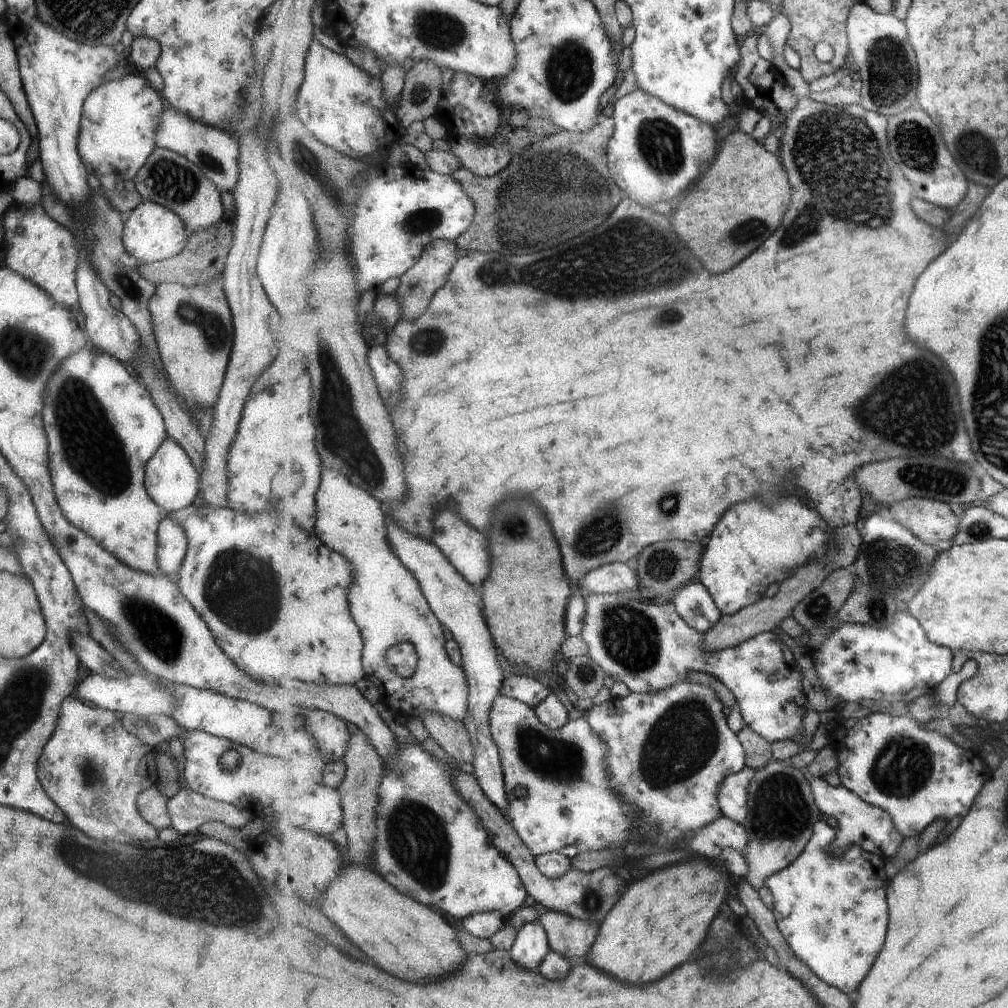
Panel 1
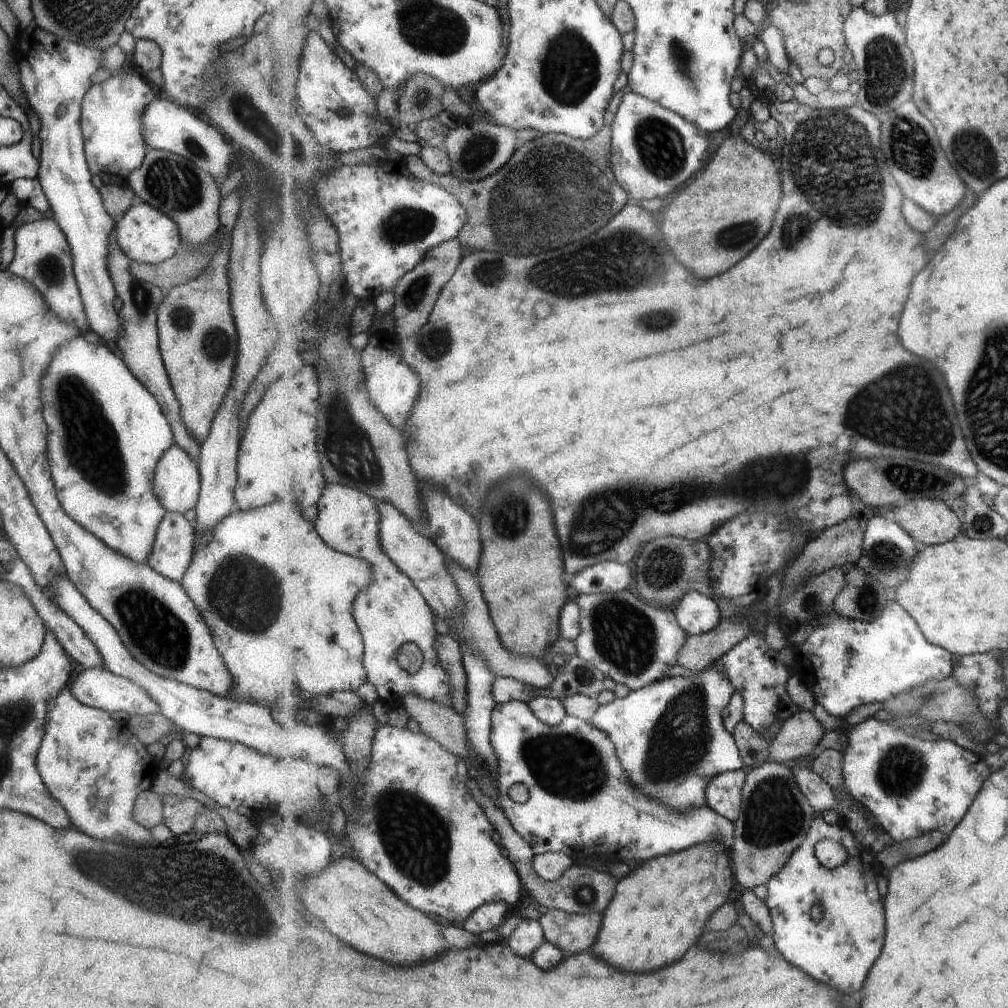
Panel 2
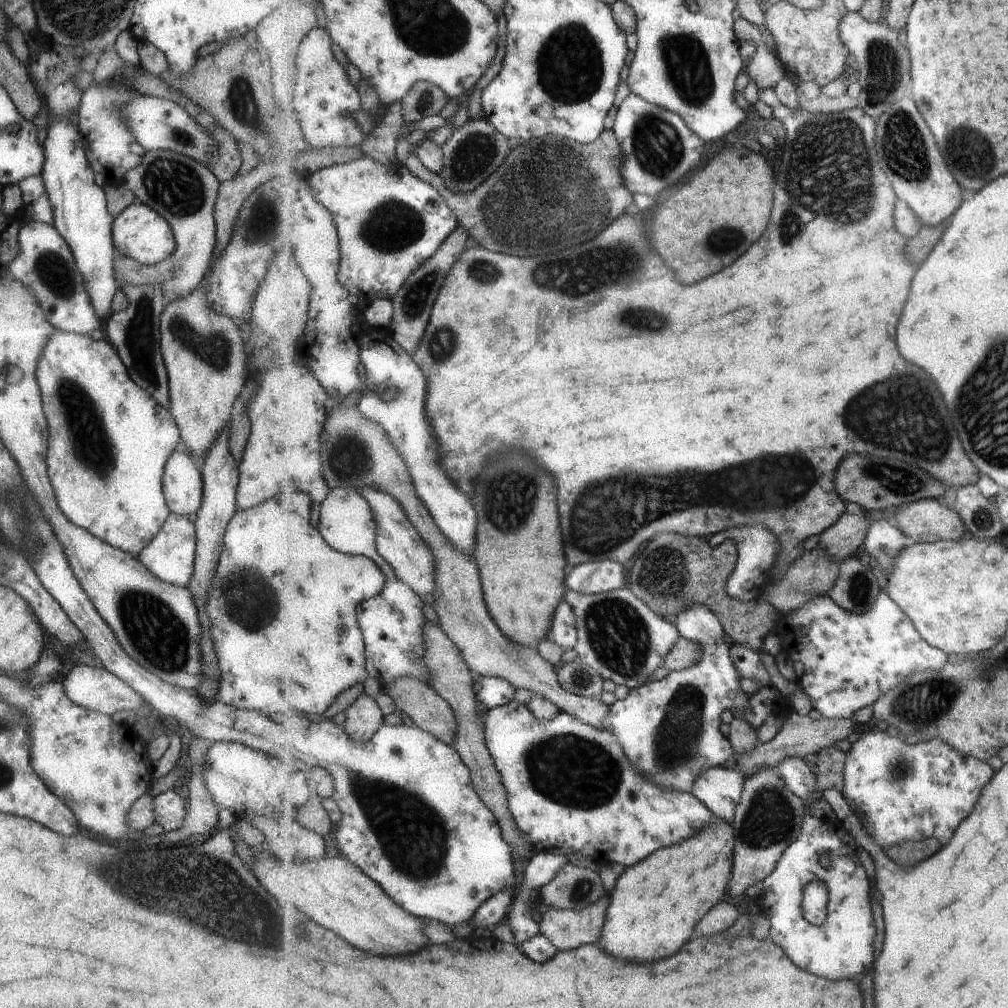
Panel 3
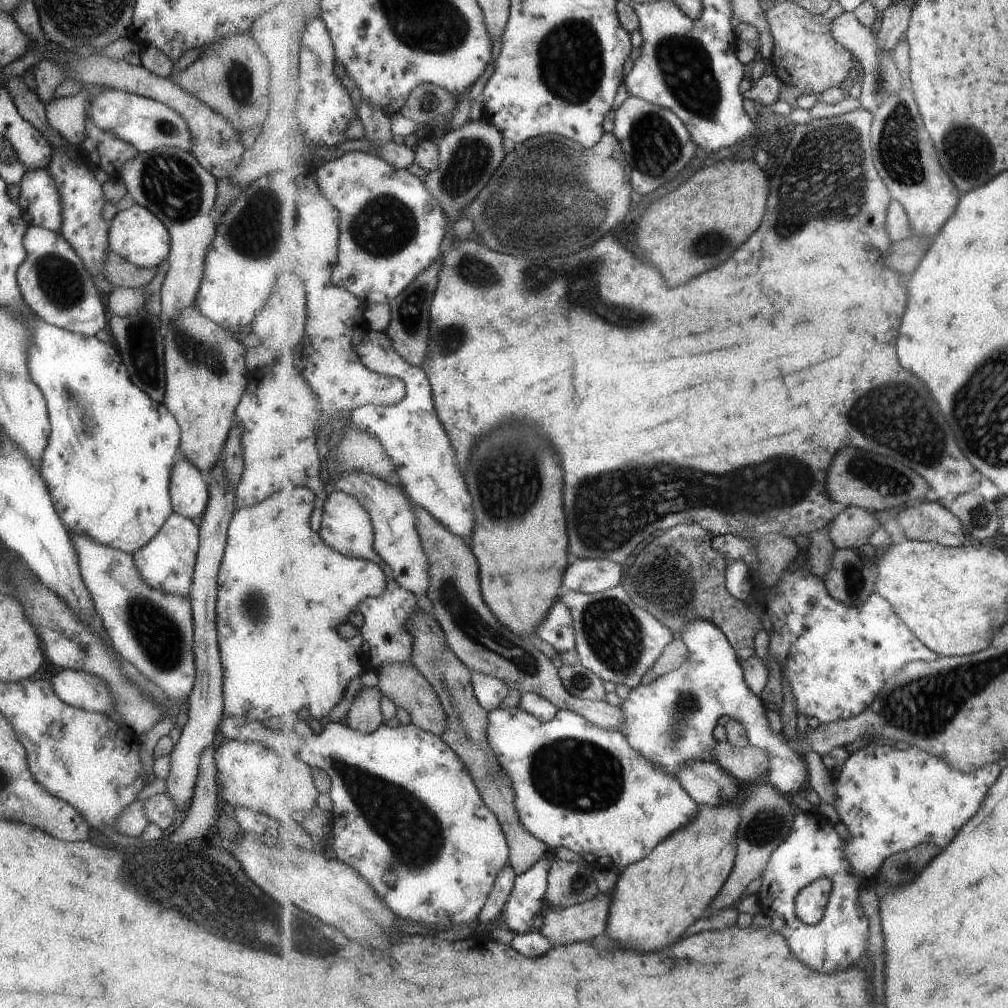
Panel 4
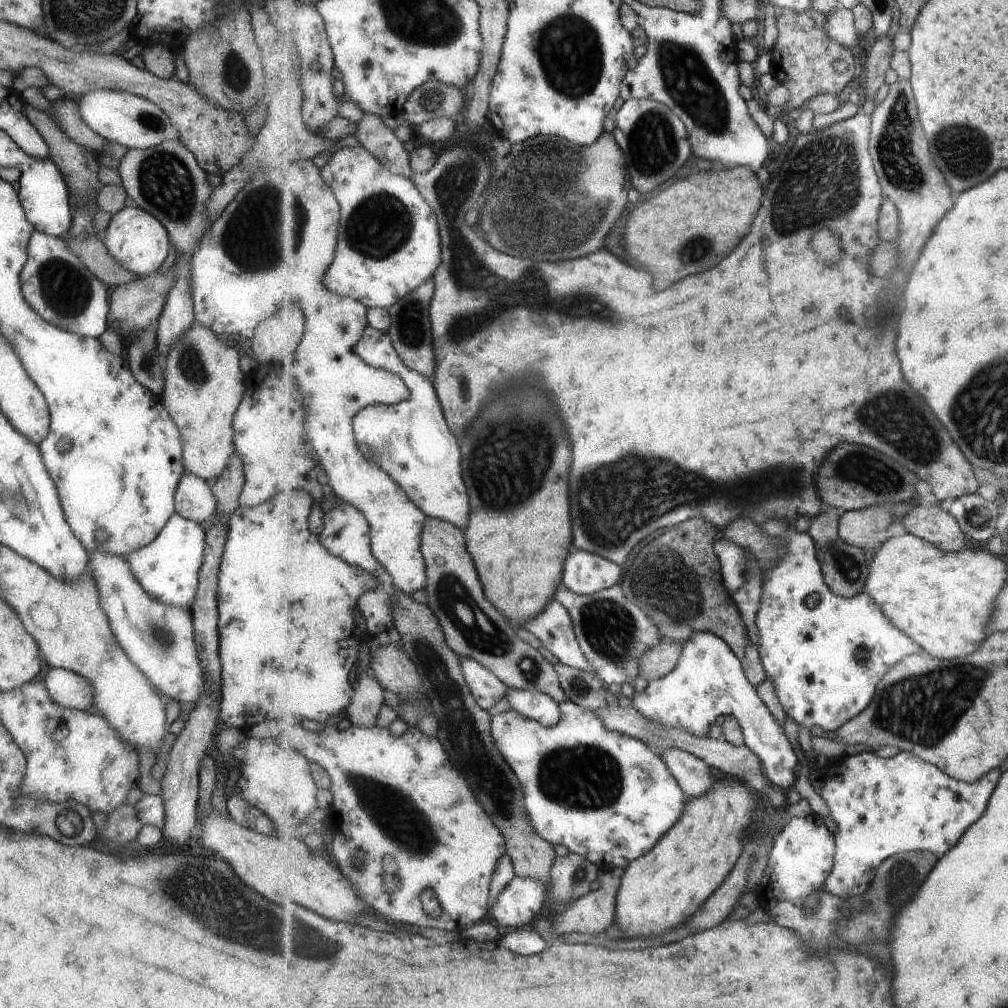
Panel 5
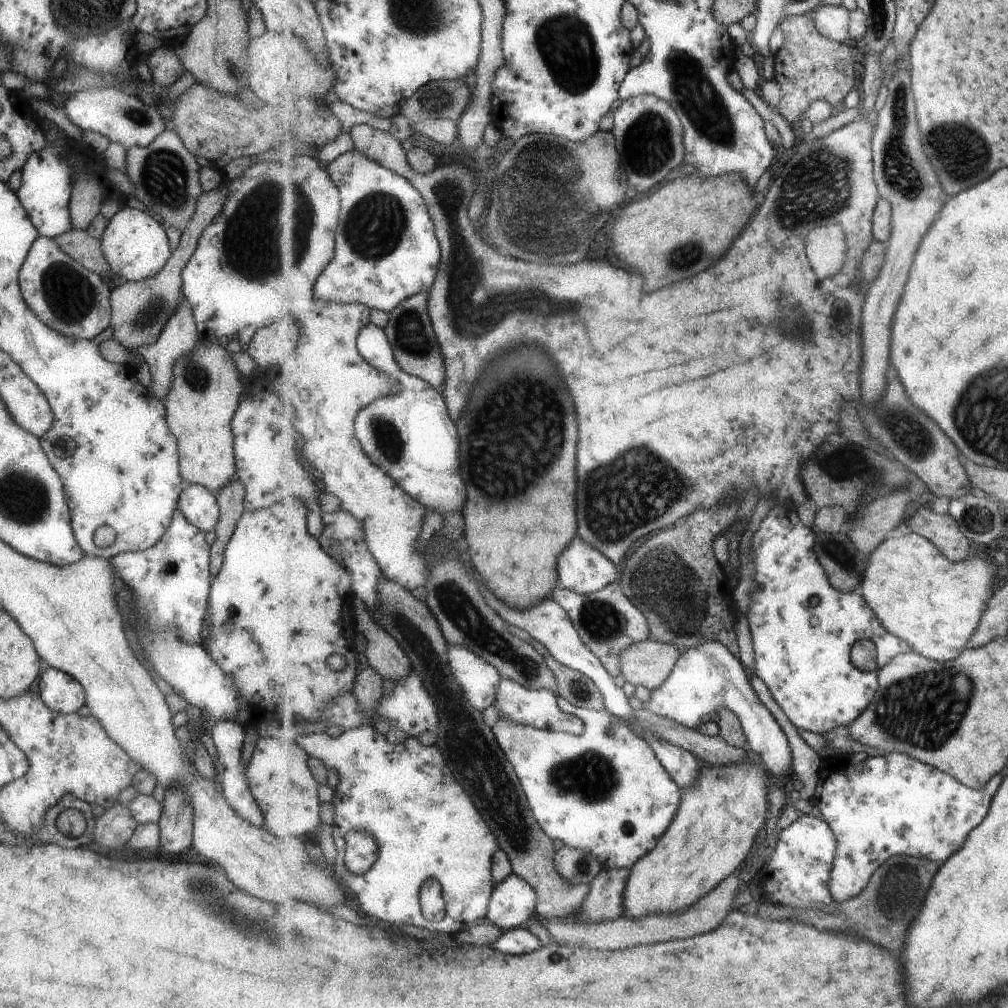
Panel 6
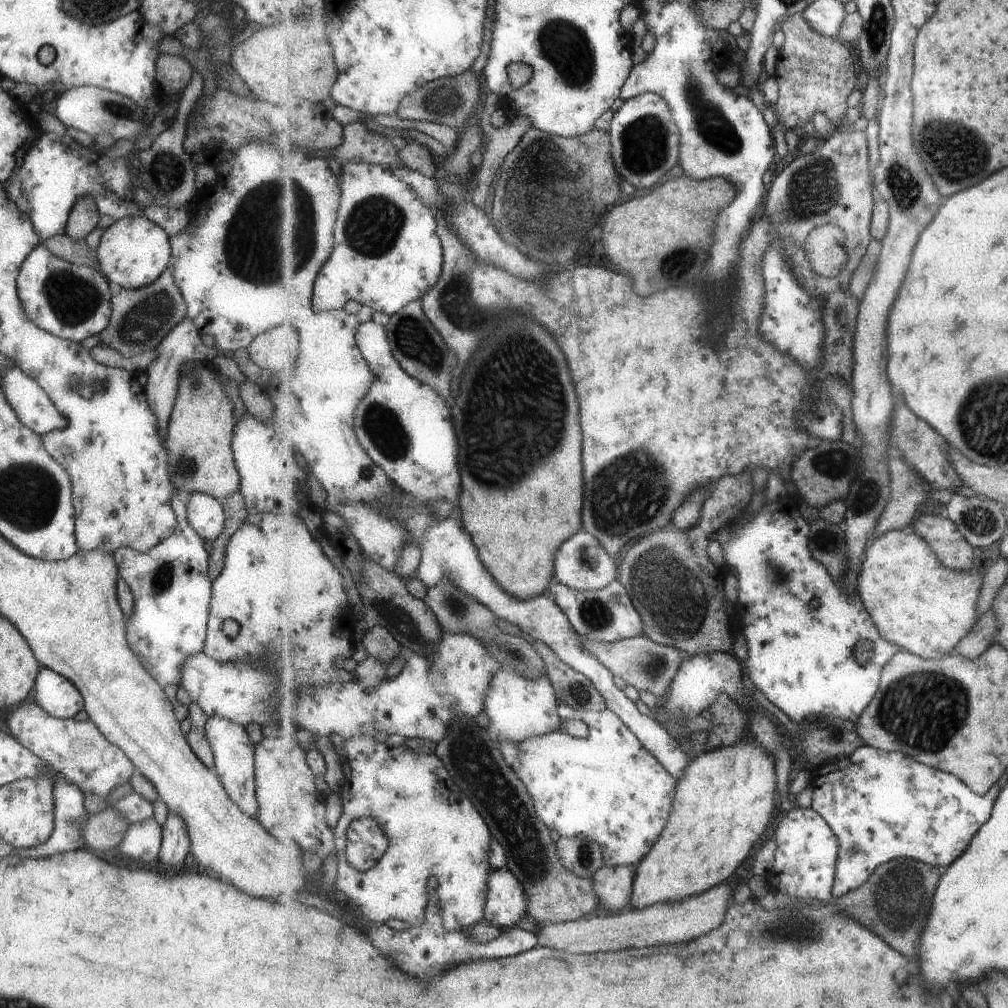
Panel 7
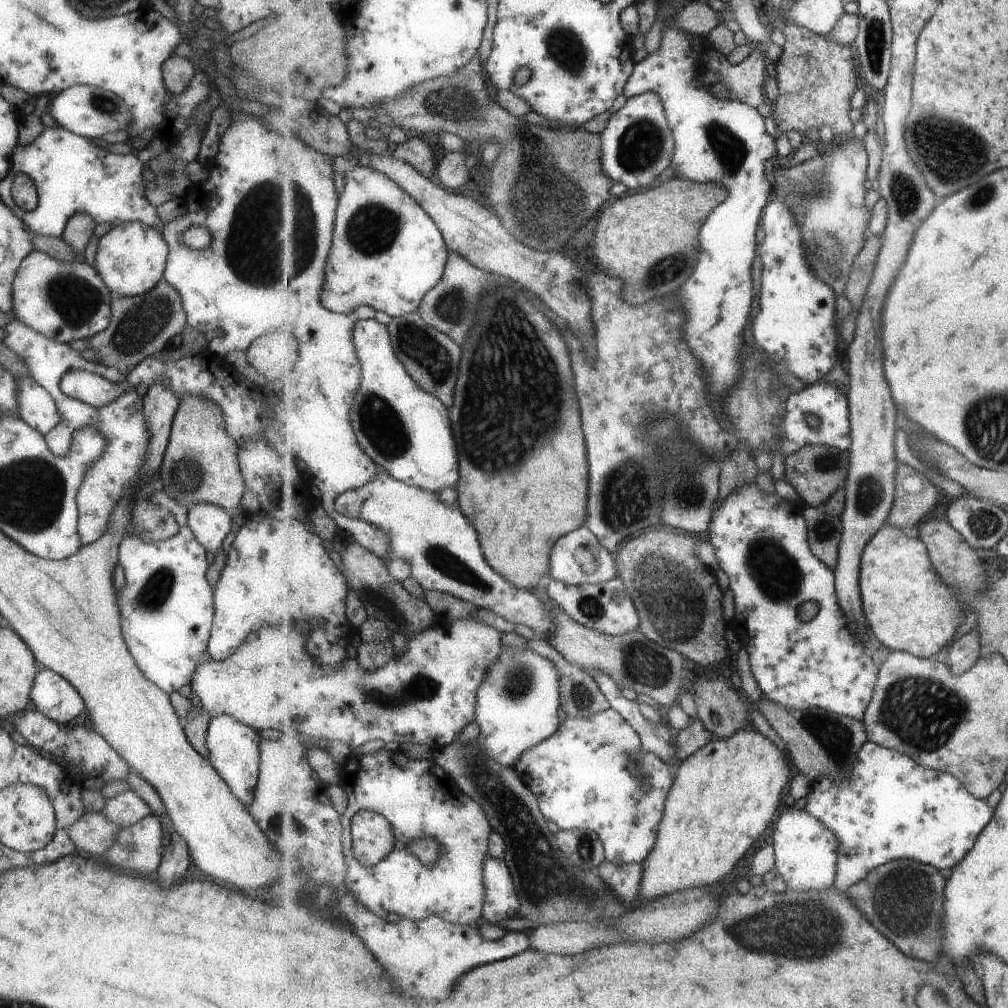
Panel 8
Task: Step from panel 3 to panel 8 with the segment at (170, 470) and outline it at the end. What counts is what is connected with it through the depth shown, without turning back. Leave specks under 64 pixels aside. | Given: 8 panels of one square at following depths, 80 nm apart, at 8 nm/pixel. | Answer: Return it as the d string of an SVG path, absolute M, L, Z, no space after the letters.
M195 503L187 510L186 518L195 540L207 552L218 553L221 541L230 531L230 513L211 503Z

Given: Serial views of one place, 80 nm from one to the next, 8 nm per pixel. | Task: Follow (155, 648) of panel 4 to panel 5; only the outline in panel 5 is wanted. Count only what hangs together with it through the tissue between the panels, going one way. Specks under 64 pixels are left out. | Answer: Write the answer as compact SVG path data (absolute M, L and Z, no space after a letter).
M98 550L86 553L86 570L97 587L101 610L114 640L131 664L145 675L164 699L195 702L203 692L204 669L198 661L191 615L183 607L174 607L150 597L134 579L129 563L122 555Z

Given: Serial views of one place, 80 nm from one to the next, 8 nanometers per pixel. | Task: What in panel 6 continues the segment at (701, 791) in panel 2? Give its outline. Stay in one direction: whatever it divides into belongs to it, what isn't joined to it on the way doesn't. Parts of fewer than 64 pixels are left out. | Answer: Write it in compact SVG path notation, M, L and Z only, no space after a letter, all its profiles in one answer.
M701 641L700 645L682 650L682 655L677 661L676 668L671 676L664 682L659 689L650 691L650 699L643 702L643 709L656 715L673 719L675 722L688 726L689 728L701 730L701 726L711 720L713 714L719 714L723 709L732 710L742 722L750 748L759 754L770 776L775 778L785 778L794 765L793 751L788 735L782 729L780 722L773 716L772 711L761 702L760 695L753 688L752 681L741 660L734 655L722 642L719 641Z

